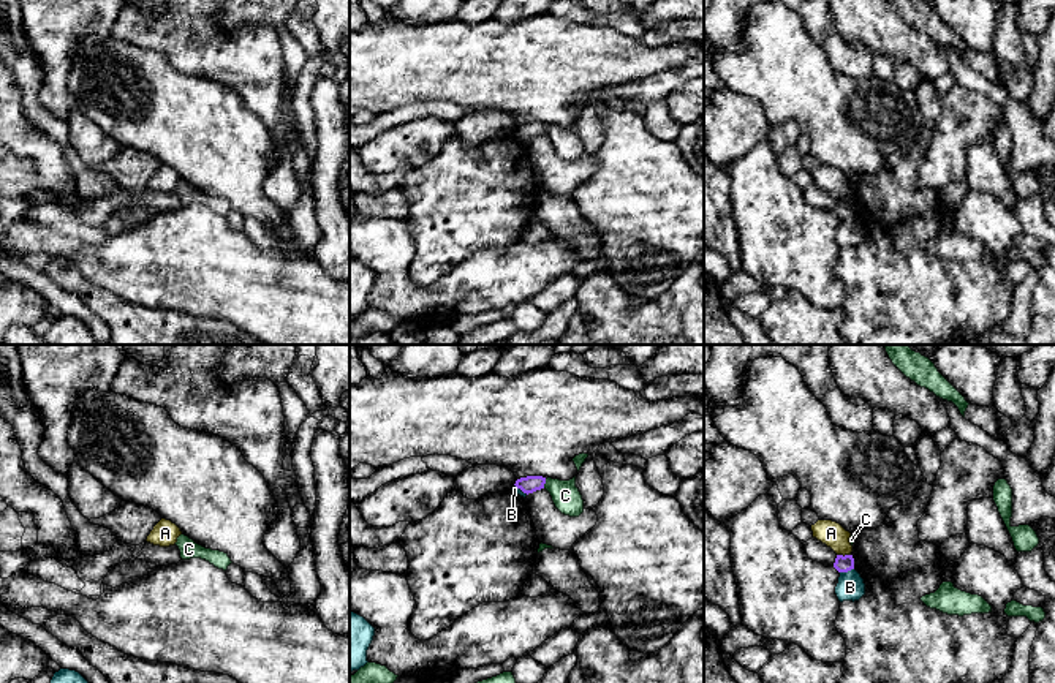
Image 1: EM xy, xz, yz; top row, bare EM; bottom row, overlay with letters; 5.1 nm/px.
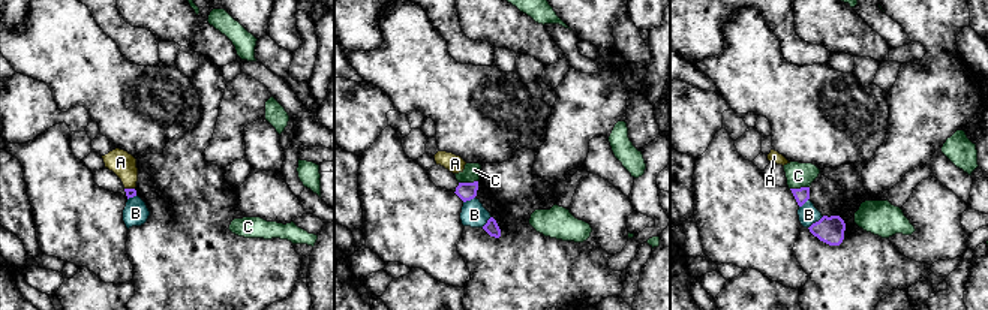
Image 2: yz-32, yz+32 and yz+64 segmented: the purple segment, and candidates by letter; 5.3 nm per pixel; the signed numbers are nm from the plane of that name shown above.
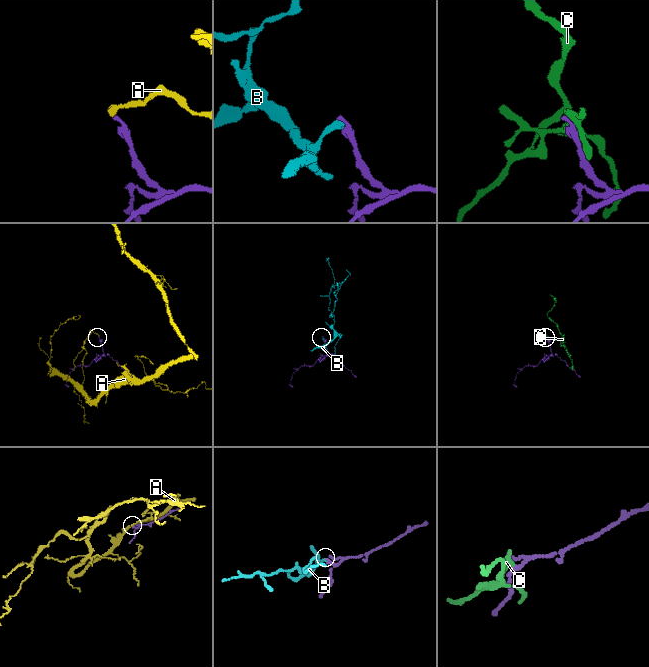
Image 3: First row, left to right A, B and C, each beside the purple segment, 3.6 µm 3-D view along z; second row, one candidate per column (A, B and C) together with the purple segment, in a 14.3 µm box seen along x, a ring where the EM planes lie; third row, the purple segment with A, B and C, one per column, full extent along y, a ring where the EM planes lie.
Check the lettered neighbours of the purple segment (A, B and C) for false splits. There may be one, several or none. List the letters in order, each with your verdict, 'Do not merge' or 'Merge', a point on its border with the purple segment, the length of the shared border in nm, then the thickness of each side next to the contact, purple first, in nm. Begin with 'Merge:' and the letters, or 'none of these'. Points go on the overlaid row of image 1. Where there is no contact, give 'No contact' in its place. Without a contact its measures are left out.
Merge: none of these
A: Do not merge. Touches purple at yz (842, 555). Shared border 70 nm. Thickness 80 nm (purple) against 130 nm
B: Do not merge. Touches purple at yz (847, 571). Shared border 80 nm. Thickness 80 nm (purple) against 140 nm
C: Do not merge. Touches purple at xz (544, 483). Shared border 50 nm. Thickness 90 nm (purple) against 140 nm

